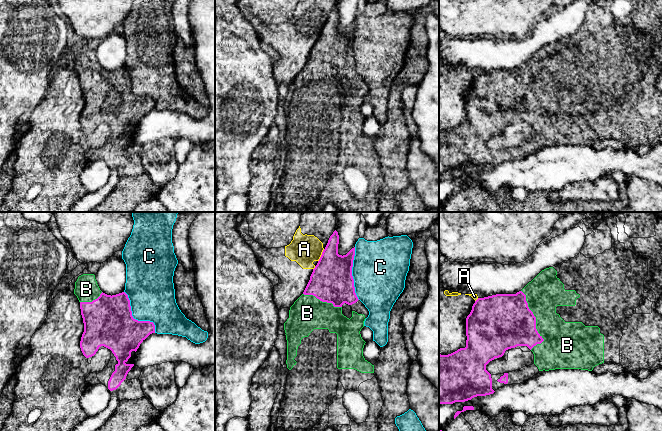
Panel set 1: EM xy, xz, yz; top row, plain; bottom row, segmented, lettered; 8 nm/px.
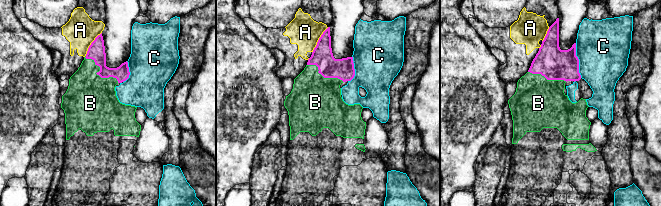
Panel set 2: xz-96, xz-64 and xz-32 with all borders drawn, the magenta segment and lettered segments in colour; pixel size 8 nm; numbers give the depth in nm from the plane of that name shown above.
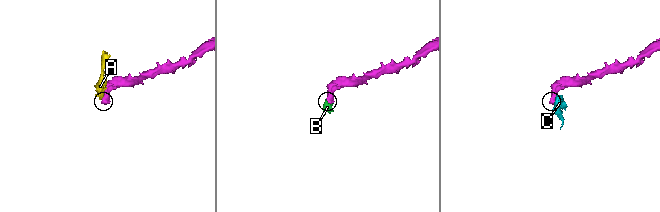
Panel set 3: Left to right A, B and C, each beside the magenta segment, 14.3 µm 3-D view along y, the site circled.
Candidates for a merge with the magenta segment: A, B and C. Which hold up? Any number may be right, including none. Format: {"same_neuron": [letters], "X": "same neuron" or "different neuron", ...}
{"same_neuron": ["B"], "A": "different neuron", "B": "same neuron", "C": "different neuron"}

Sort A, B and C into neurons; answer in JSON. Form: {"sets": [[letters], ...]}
{"sets": [["A"], ["B"], ["C"]]}

